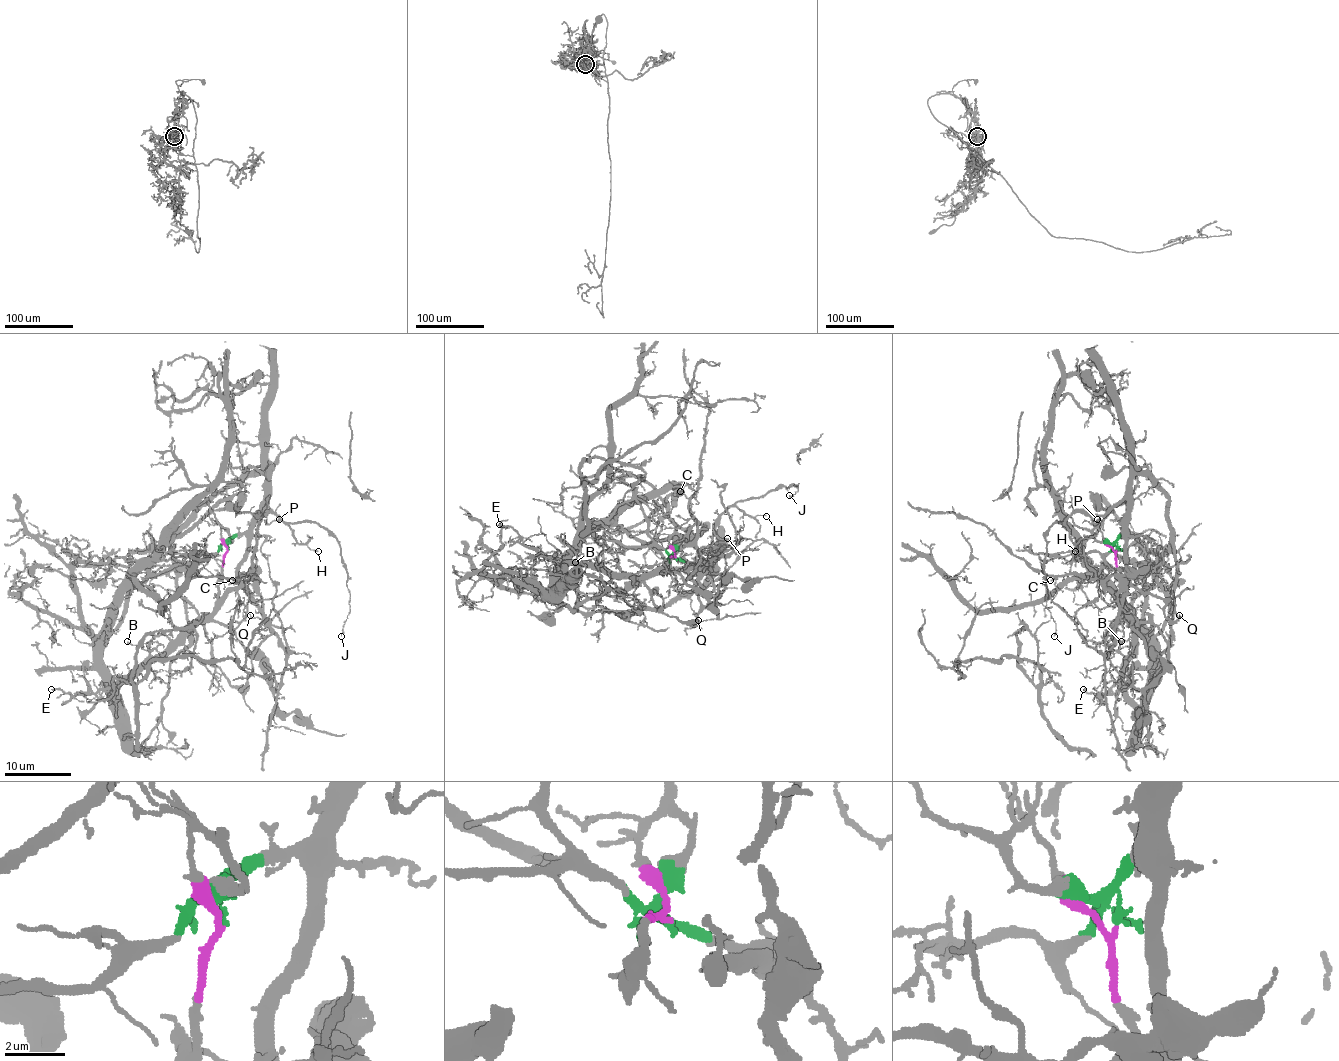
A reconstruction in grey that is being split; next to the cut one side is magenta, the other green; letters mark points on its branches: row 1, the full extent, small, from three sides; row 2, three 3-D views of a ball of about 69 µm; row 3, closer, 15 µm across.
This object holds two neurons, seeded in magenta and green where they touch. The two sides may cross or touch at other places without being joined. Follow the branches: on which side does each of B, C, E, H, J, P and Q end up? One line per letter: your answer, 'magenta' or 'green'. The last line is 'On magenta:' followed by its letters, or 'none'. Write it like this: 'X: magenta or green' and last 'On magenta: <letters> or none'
B: magenta
C: magenta
E: magenta
H: green
J: green
P: green
Q: green
On magenta: B, C, E

